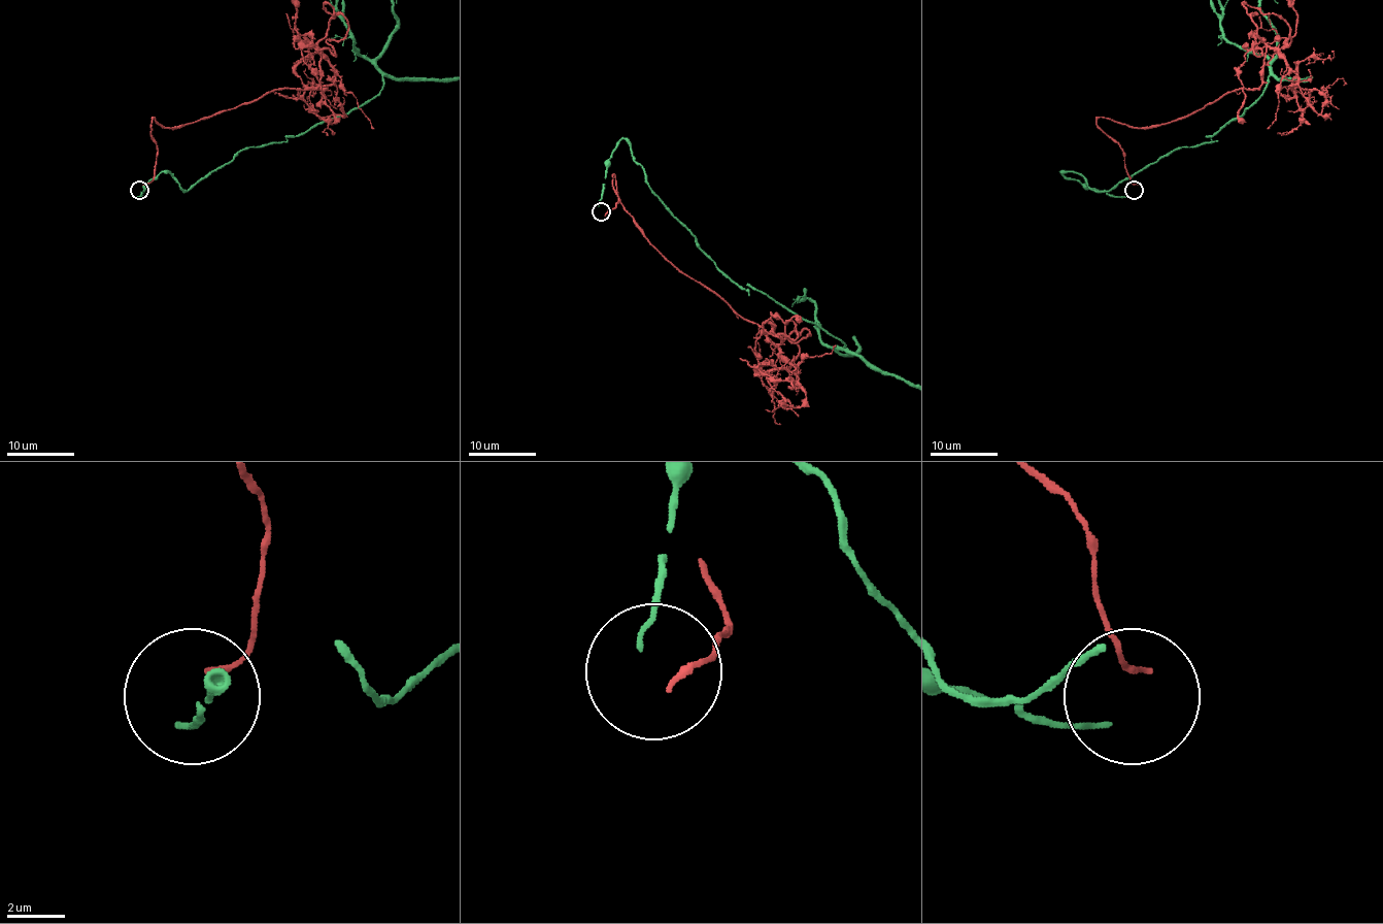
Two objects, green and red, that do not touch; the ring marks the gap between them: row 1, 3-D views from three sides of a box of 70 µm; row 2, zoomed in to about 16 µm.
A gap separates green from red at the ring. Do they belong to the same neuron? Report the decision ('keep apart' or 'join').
keep apart

